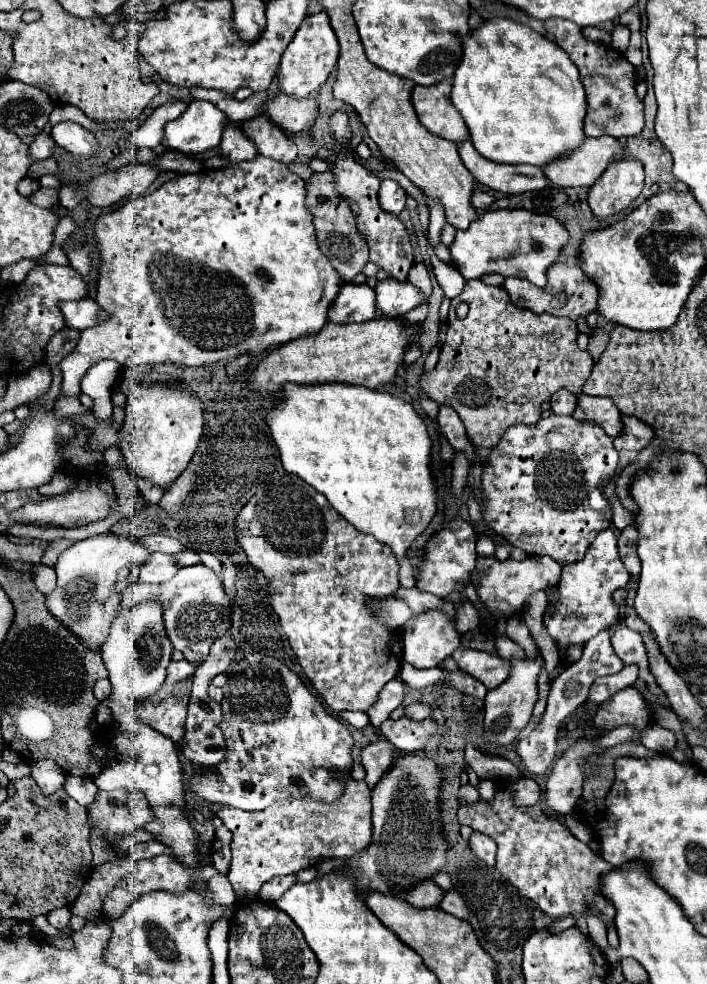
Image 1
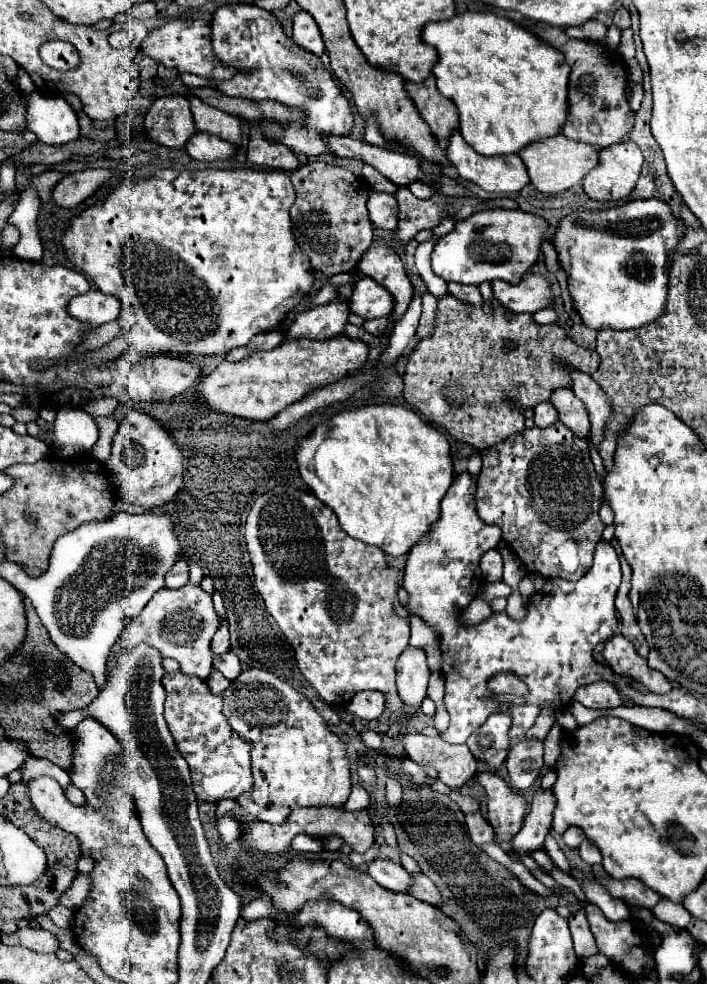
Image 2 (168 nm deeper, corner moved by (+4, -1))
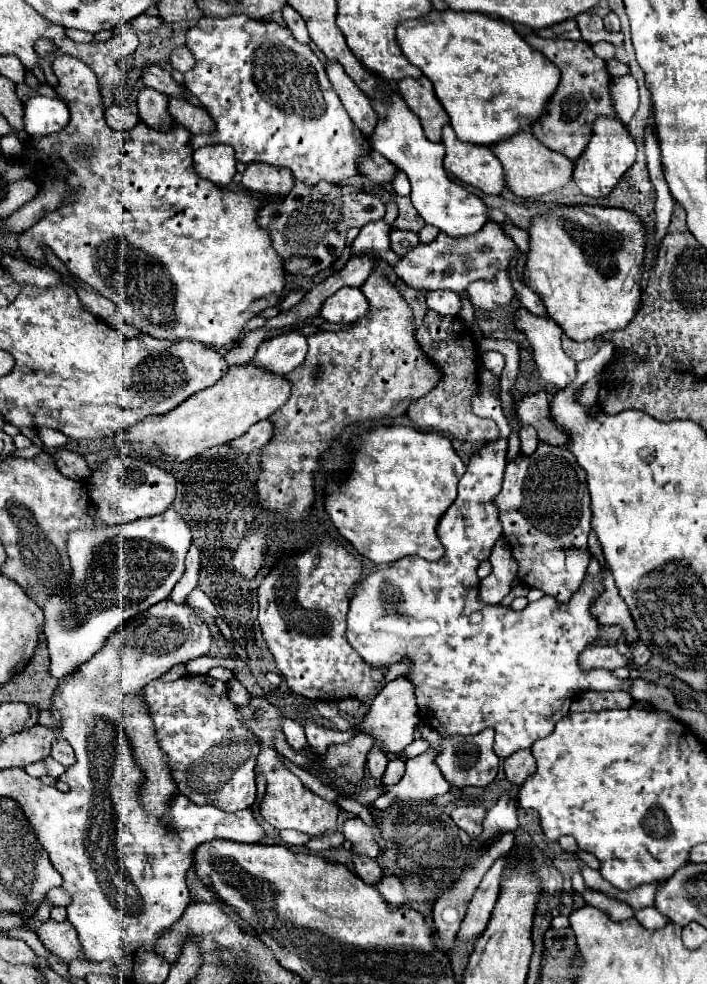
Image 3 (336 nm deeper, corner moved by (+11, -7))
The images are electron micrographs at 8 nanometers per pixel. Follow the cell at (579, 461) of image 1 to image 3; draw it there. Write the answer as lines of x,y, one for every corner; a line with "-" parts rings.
539,443
533,455
517,455
515,461
507,463
503,489
495,497
495,503
501,509
499,521
503,523
503,535
519,565
519,579
527,587
541,589
559,603
567,603
581,587
591,561
587,549
591,501
583,469
577,465
573,453
567,447

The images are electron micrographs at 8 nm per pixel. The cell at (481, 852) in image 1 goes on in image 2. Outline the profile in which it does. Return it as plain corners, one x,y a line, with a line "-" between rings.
480,811
472,813
472,815
466,815
466,827
468,827
468,833
470,833
472,841
478,847
482,847
484,843
492,843
494,841
494,829
482,819

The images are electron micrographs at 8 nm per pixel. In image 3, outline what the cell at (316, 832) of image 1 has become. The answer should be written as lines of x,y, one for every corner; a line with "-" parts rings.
359,817
345,821
345,839
353,843
355,853
365,853
375,859
379,855
377,833
379,833
379,829
363,823

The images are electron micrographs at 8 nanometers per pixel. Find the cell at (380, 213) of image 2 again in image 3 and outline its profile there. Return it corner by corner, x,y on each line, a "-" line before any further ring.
383,219
365,225
351,243
353,255
369,255
371,259
381,259
387,263
397,261
399,257
389,247
389,231
391,227

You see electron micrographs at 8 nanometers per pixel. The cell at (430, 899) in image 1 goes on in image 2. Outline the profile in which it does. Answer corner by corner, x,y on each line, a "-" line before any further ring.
376,859
370,863
368,867
370,877
374,877
382,887
396,891
396,893
408,893
410,885
412,885
412,875
404,871
402,865
392,863
392,861
384,861
384,859

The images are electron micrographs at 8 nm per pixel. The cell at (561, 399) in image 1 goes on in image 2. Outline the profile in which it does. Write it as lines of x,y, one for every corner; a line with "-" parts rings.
538,403
534,407
534,423
538,427
550,427
558,421
558,411
554,411
554,407
550,407
550,403

